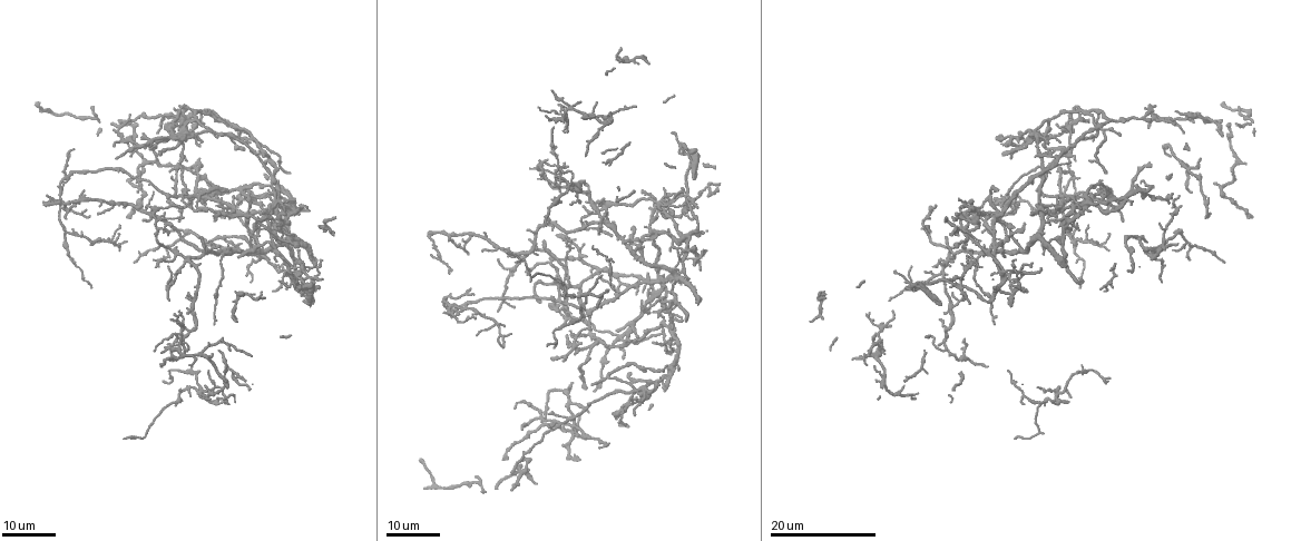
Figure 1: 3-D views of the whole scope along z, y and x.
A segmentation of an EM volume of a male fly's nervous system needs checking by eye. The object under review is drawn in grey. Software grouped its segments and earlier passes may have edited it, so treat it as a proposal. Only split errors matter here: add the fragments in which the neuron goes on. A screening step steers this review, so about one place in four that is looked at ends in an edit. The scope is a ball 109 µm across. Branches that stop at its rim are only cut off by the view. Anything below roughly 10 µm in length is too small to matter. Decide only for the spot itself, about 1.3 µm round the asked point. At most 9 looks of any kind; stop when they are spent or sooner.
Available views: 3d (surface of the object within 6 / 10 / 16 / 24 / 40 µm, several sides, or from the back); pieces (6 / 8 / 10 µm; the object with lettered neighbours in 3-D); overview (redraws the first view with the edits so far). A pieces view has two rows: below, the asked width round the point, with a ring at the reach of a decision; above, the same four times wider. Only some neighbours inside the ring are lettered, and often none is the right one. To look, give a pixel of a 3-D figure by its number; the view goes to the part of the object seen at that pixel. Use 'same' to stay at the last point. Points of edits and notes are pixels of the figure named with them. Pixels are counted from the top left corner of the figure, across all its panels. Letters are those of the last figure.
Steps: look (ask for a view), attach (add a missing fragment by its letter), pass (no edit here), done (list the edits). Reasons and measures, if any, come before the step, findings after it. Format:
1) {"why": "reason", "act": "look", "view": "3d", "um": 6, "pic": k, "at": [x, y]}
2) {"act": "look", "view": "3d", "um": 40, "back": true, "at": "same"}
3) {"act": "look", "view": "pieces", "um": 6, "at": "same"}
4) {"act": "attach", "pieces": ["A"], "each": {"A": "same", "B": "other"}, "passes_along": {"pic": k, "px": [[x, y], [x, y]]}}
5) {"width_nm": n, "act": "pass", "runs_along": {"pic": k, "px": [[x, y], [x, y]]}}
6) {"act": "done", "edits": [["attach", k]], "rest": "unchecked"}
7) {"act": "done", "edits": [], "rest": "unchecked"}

{"why": "branch stops here", "act": "look", "view": "3d", "um": 16, "pic": 1, "at": [996, 188]}

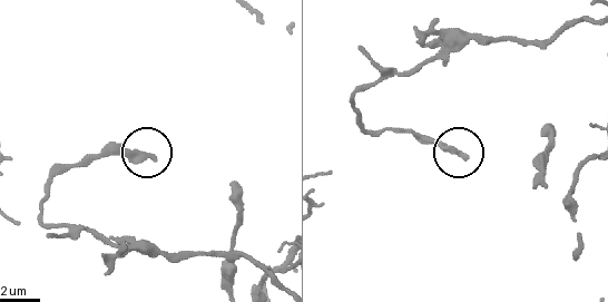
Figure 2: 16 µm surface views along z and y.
{"why": "see the neighbours", "act": "look", "view": "pieces", "um": 10, "pic": 2, "at": [154, 159]}

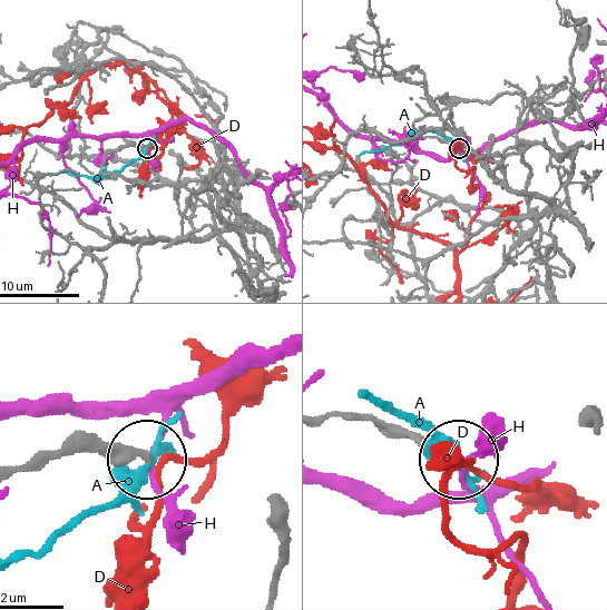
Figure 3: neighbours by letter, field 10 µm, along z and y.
{"act": "pass", "each": {"A": "other", "D": "other", "H": "other"}, "runs_along": {"pic": 3, "px": [[13, 475], [85, 449], [146, 453]]}, "found": "none of them fits"}

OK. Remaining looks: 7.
{"why": "an open end", "act": "look", "view": "3d", "um": 24, "pic": 1, "at": [561, 203]}

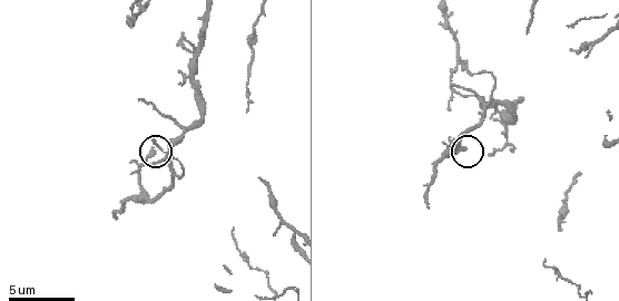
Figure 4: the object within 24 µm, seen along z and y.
{"act": "look", "view": "pieces", "um": 8, "pic": 4, "at": [152, 150]}

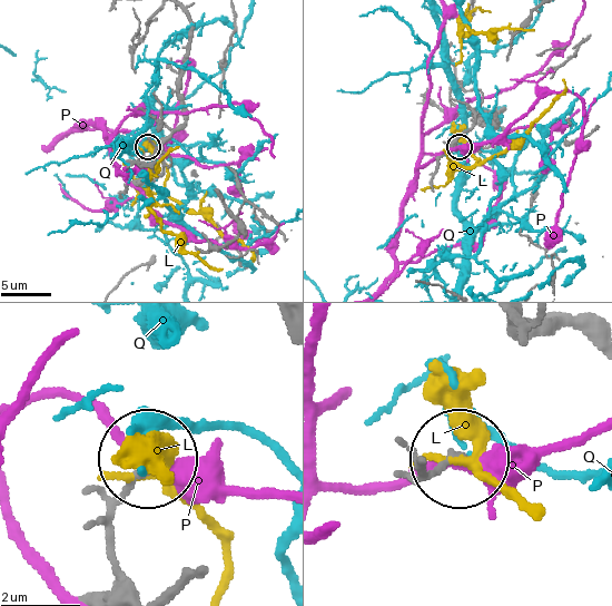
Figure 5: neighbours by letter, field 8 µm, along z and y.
{"width_nm": 230, "act": "pass", "each": {"L": "other", "P": "other", "Q": "other"}, "found": "no lettered fragment goes on from it"}

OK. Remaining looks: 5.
{"why": "branch stops here", "act": "look", "view": "3d", "um": 24, "pic": 1, "at": [159, 156]}

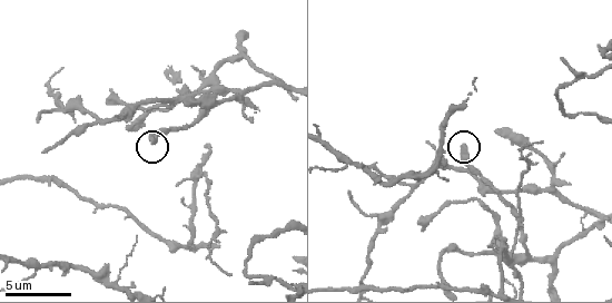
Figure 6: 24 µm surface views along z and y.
{"why": "see the neighbours", "act": "look", "view": "pieces", "um": 10, "pic": 6, "at": [463, 149]}

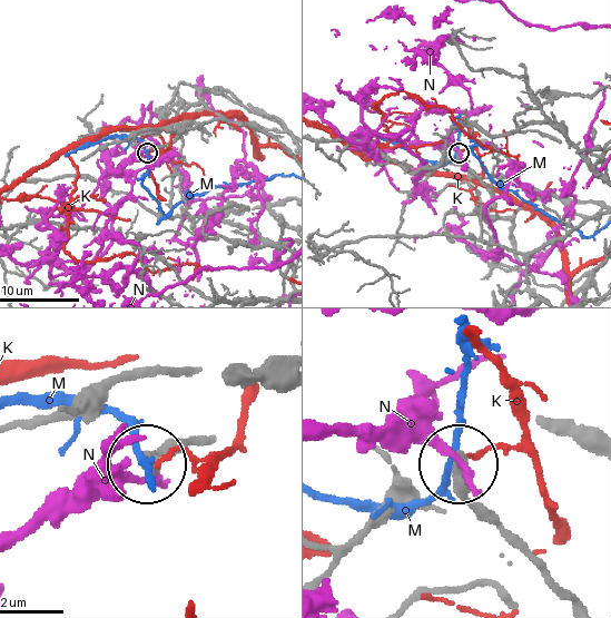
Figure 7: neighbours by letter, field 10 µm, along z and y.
{"width_nm": 390, "act": "pass", "each": {"K": "other", "M": "other", "N": "other"}, "runs_along": {"pic": 7, "px": [[563, 597], [475, 501], [462, 463]]}, "found": "no lettered fragment goes on from it"}

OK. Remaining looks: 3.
{"why": "an open end", "act": "look", "view": "3d", "um": 24, "pic": 1, "at": [166, 201]}

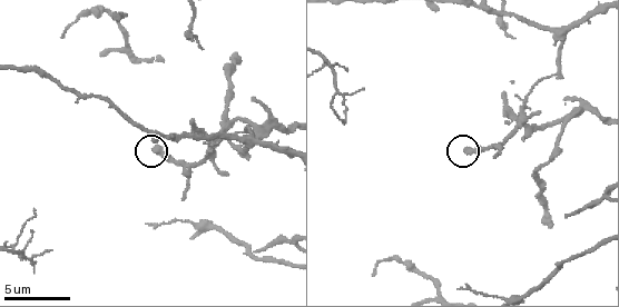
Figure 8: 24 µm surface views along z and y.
{"why": "zoom in", "act": "look", "view": "3d", "um": 6, "pic": 8, "at": [465, 149]}

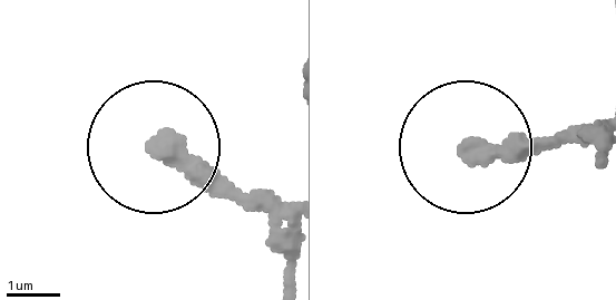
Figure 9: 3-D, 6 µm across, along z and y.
{"why": "see the neighbours", "act": "look", "view": "pieces", "um": 8, "pic": 9, "at": [156, 148]}

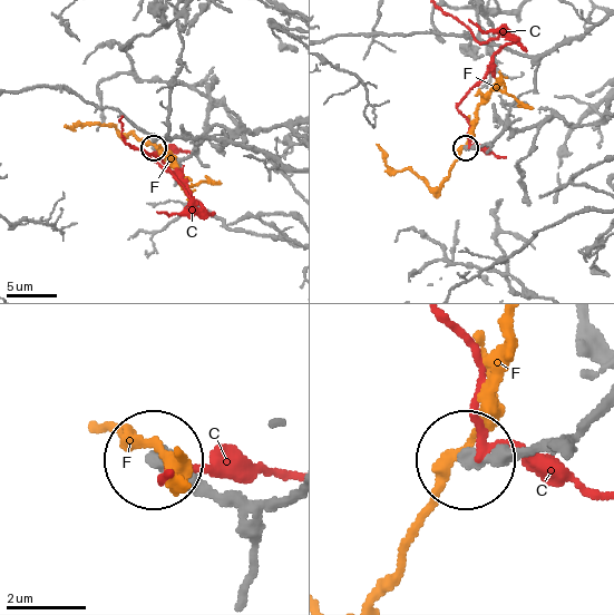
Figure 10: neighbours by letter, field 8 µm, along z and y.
{"width_nm": 380, "act": "pass", "each": {"C": "other", "F": "other"}, "runs_along": {"pic": 10, "px": [[282, 500], [263, 504], [156, 467]]}, "found": "none of them fits"}

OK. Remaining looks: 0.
{"act": "done", "edits": [], "rest": "unchecked"}

